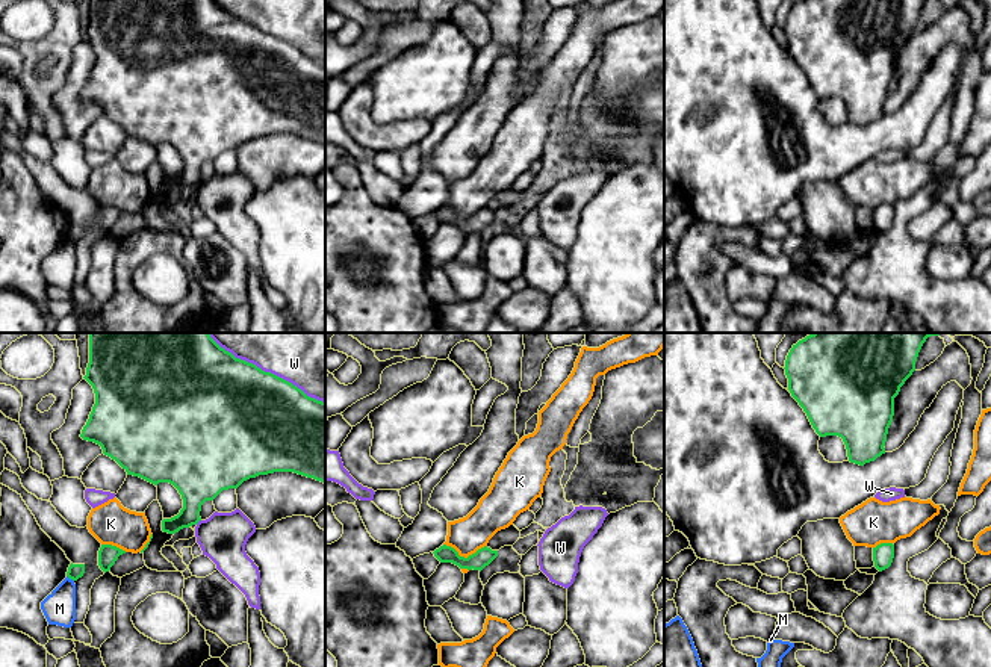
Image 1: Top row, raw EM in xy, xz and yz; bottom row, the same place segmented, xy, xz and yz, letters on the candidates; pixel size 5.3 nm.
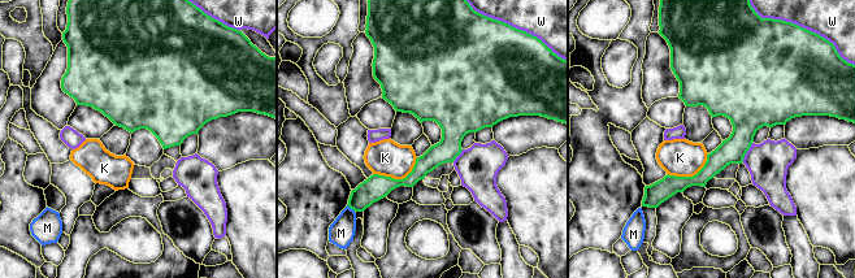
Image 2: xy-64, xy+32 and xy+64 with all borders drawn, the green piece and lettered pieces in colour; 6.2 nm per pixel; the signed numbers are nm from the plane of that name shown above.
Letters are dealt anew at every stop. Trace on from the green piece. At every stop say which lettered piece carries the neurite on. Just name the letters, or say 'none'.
none

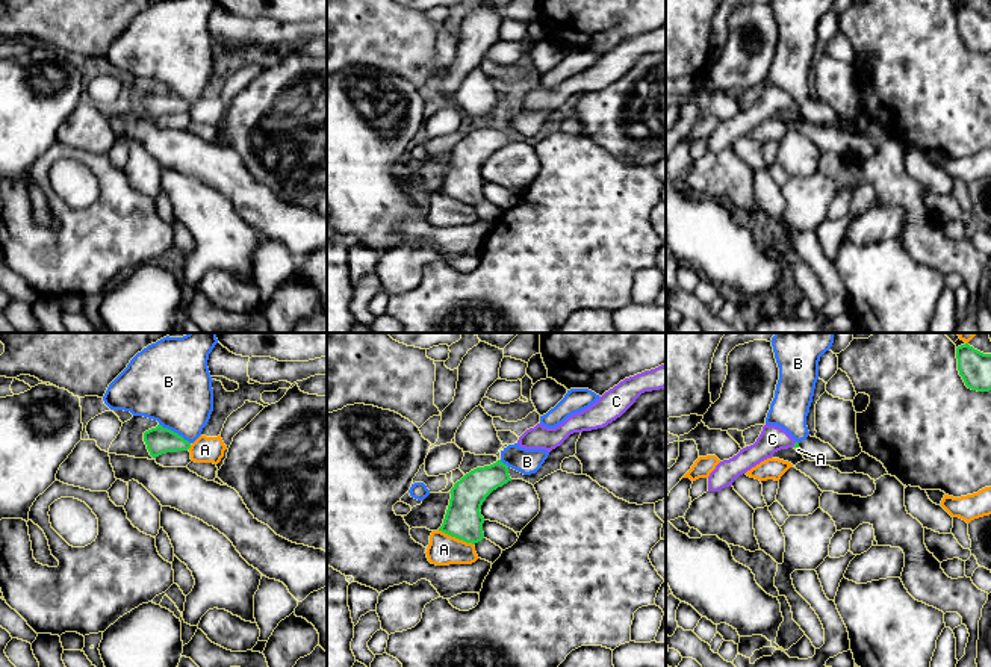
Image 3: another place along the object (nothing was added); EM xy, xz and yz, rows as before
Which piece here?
C

